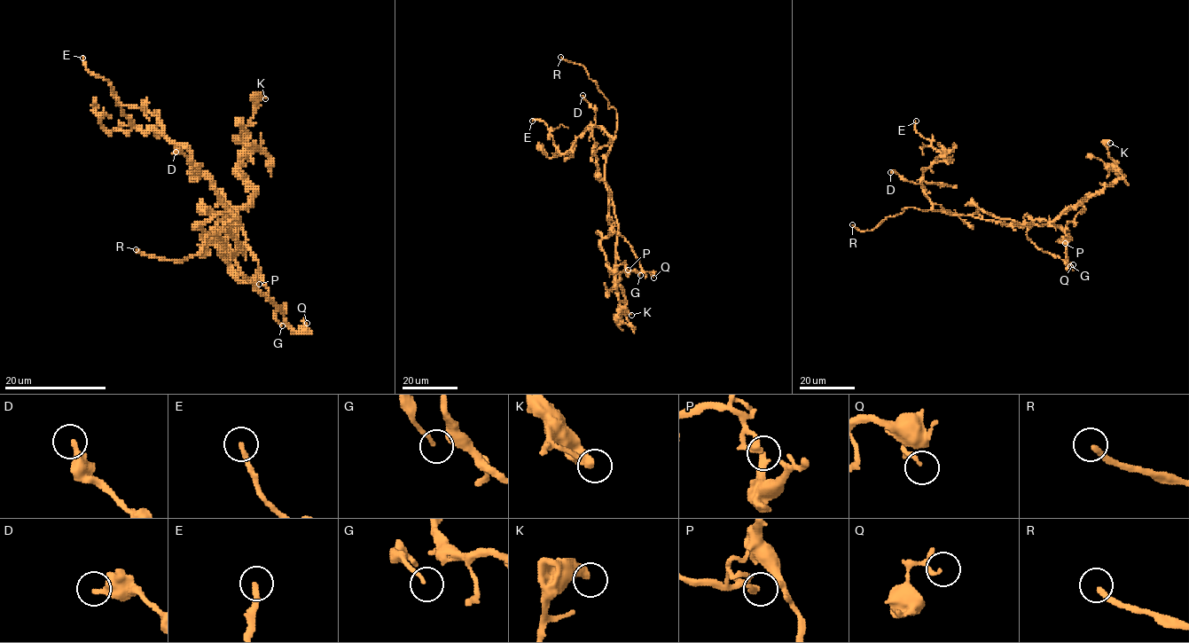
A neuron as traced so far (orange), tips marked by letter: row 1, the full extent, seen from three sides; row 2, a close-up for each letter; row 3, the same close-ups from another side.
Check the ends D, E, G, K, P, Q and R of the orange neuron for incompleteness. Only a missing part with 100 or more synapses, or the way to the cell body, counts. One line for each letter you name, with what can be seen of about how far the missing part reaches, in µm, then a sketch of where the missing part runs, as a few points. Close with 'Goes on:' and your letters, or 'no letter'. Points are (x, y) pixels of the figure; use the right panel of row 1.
R: Missing length about 90 µm. Course of what is missing: (852, 224), (846, 218), (858, 224), (857, 228), (848, 230), (842, 224)
Goes on: R

